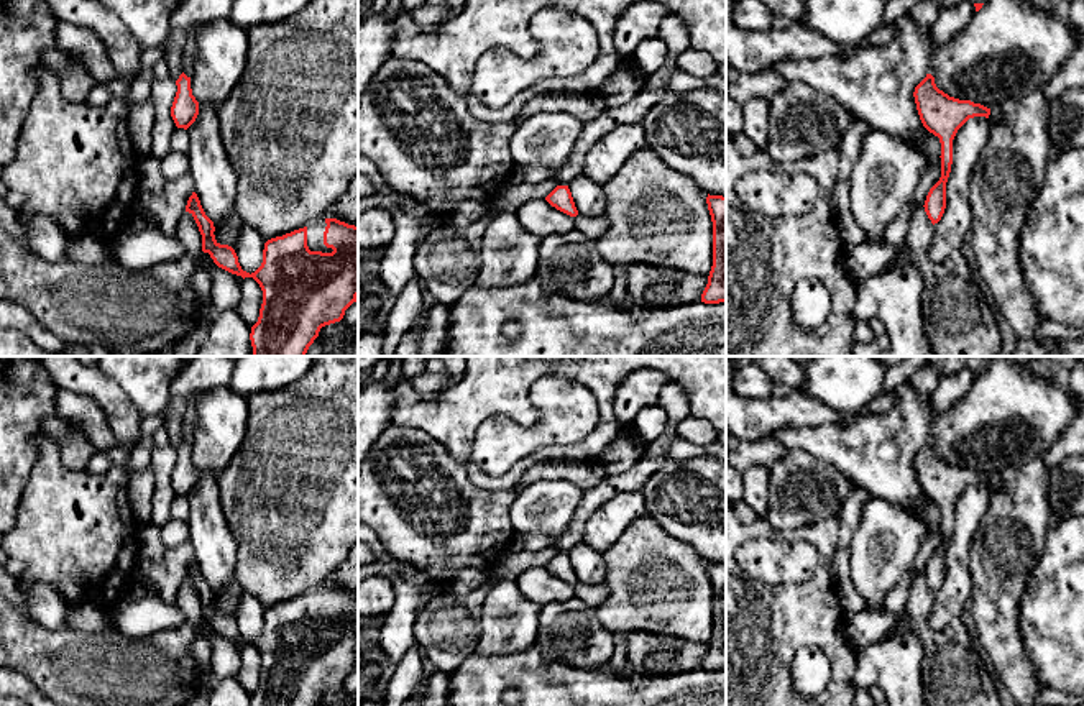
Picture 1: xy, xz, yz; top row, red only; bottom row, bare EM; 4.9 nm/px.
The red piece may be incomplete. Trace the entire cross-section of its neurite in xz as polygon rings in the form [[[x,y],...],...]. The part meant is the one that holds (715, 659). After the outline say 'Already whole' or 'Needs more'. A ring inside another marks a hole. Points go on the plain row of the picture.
[[[706,565],[708,578],[713,589],[713,634],[708,652],[701,662],[701,670],[726,670],[726,565]]]. Already whole

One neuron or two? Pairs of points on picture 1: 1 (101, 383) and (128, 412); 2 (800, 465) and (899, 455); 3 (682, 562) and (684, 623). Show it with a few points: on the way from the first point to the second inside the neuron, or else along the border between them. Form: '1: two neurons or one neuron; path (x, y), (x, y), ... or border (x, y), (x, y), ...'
1: one neuron; path (105, 389), (122, 406)
2: two neurons; border (789, 449), (802, 449), (831, 463), (854, 486)
3: one neuron; path (682, 577), (684, 608)

